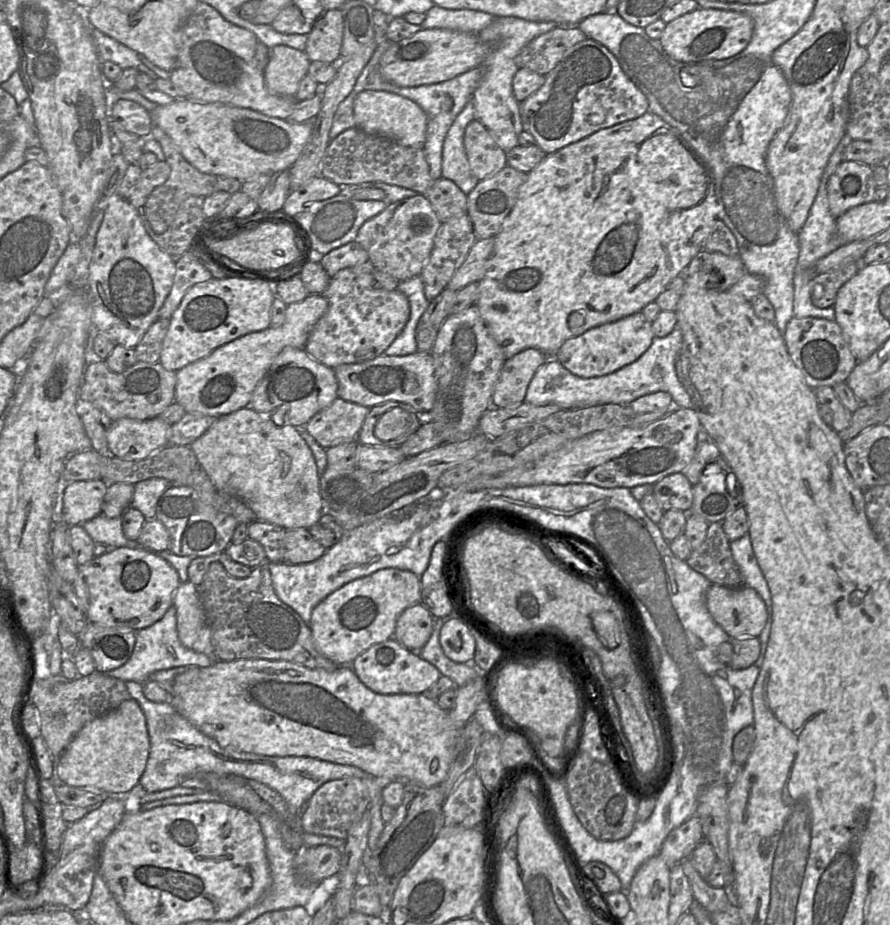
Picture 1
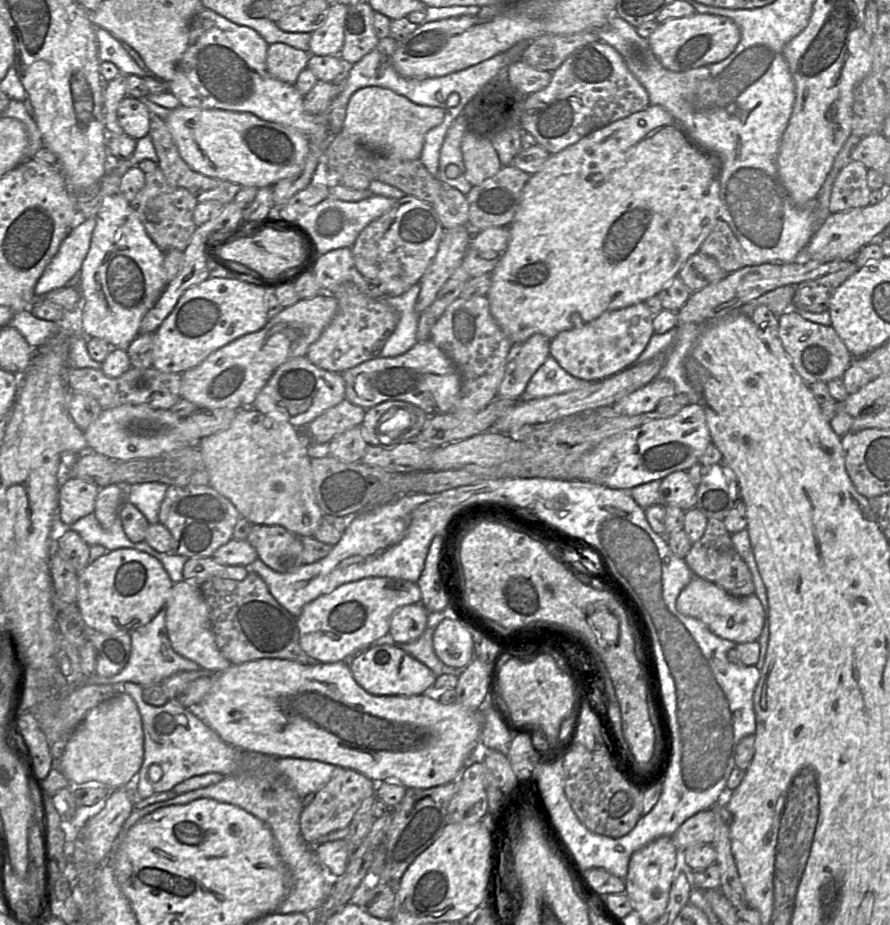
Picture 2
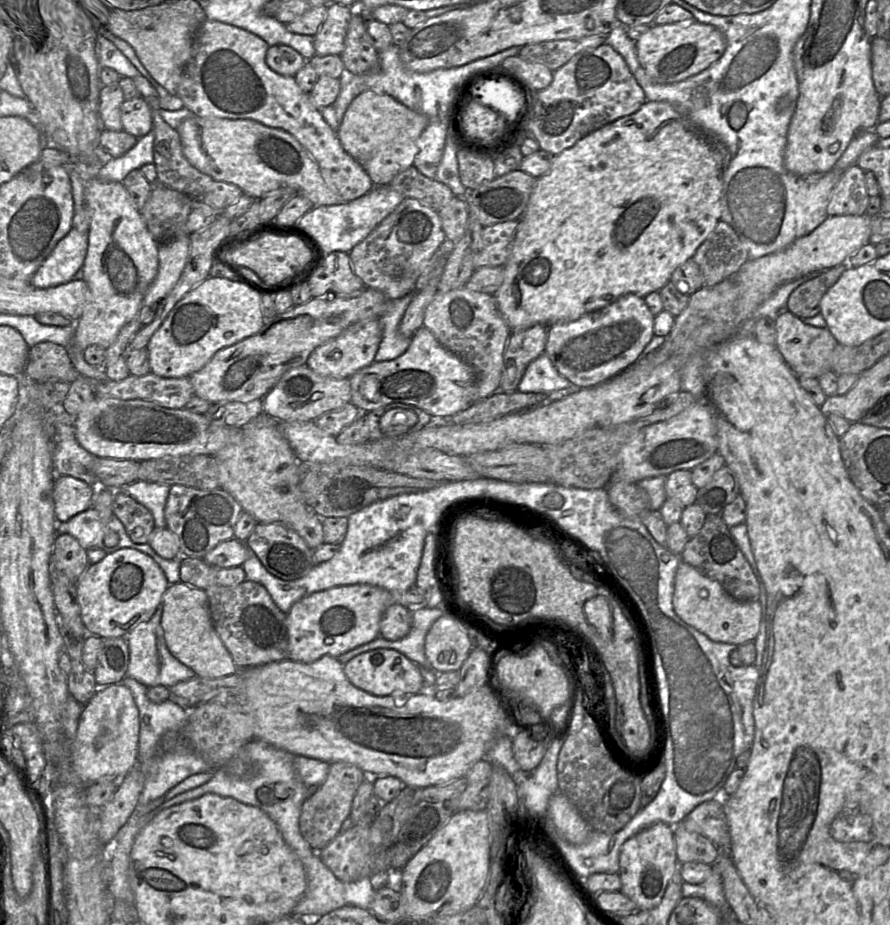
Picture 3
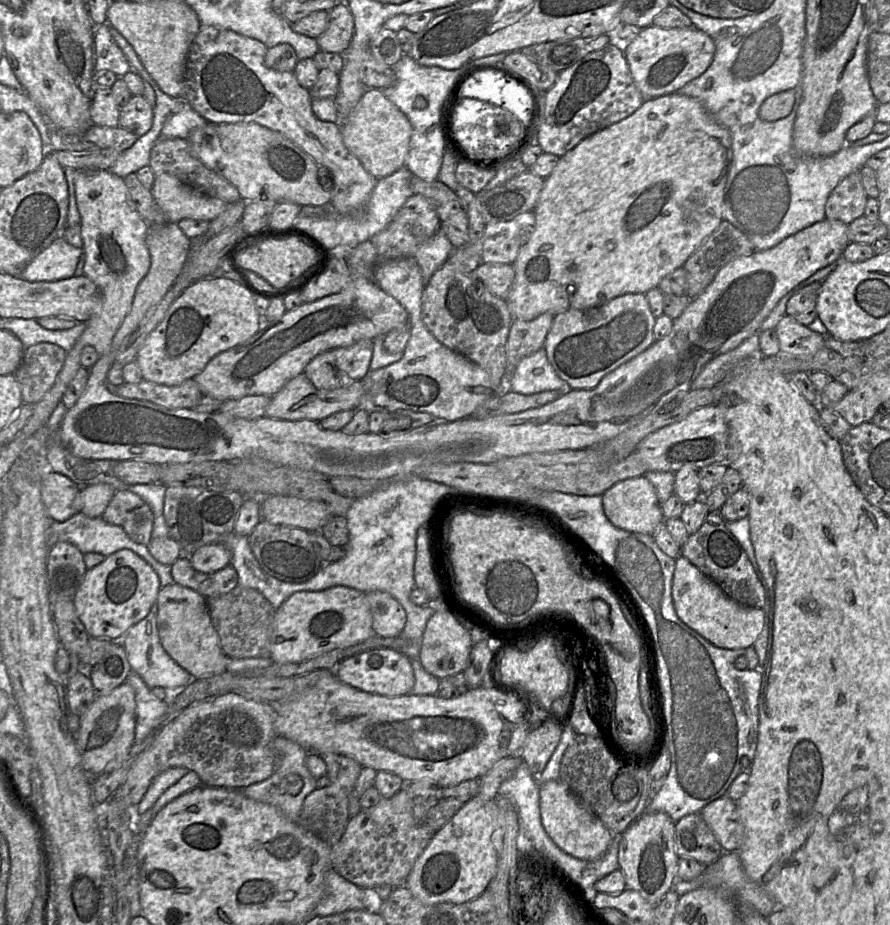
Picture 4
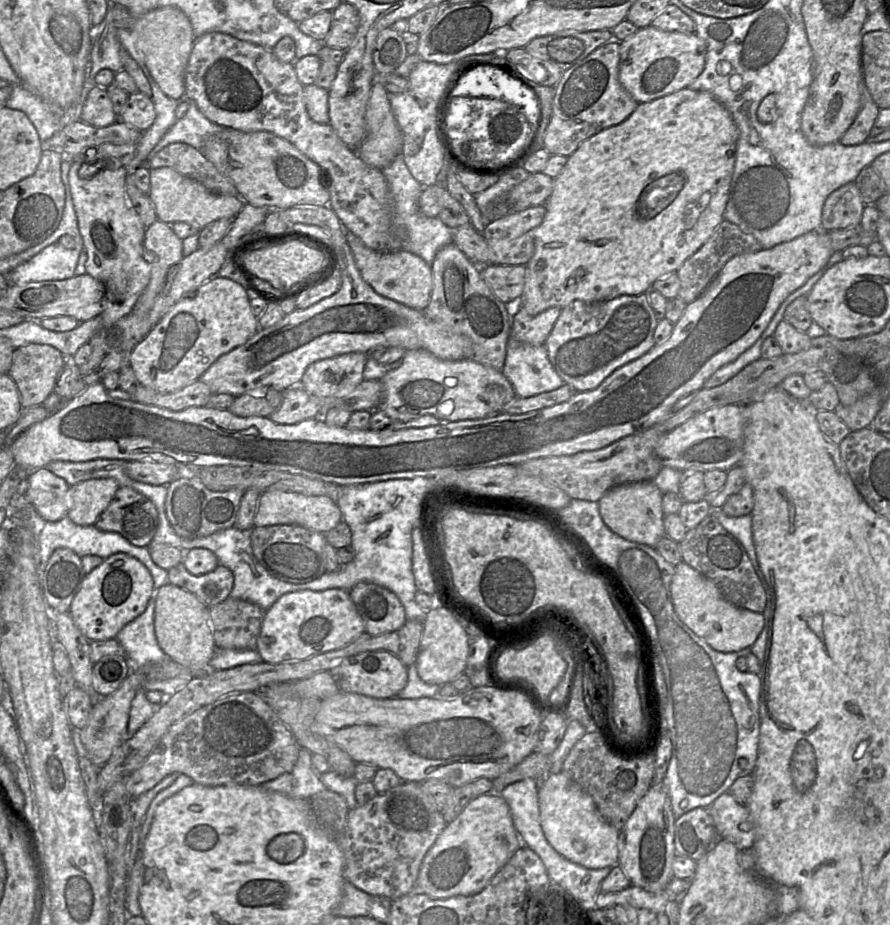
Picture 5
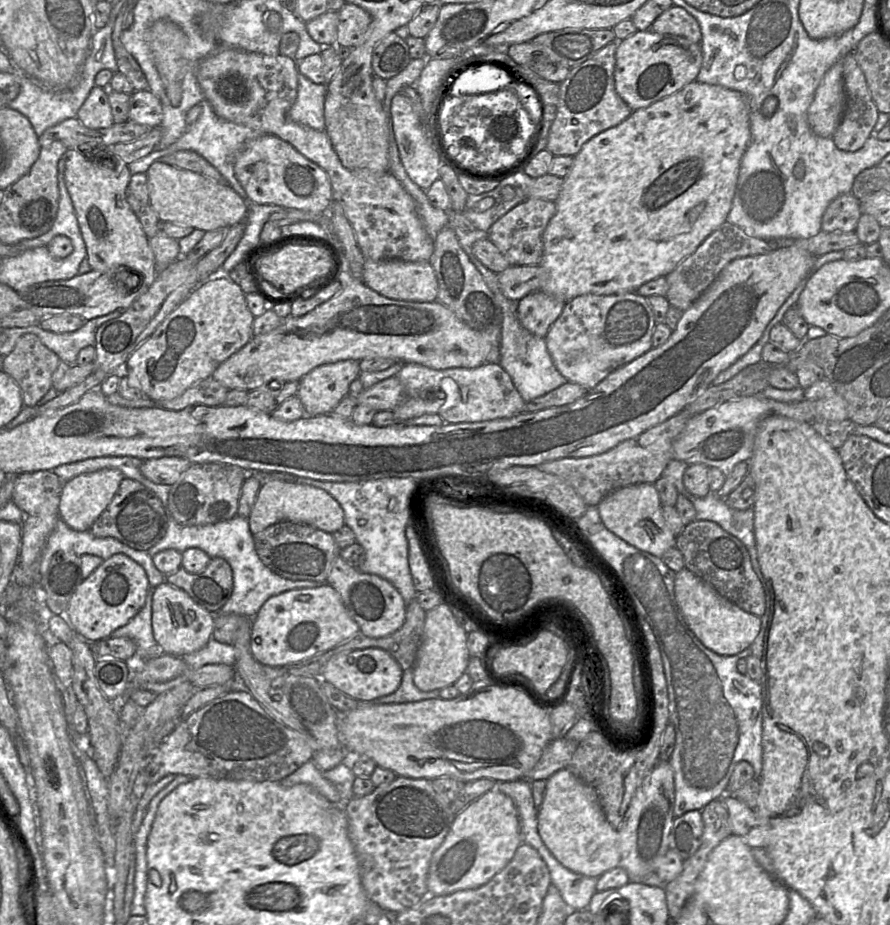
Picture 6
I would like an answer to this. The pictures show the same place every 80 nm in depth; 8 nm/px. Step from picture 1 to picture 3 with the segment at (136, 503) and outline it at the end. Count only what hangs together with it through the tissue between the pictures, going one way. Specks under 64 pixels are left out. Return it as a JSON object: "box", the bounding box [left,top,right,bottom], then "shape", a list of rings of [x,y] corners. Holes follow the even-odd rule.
{"box":[116,480,169,528],"shape":[[[137,480],[129,485],[116,489],[125,492],[152,513],[155,528],[165,528],[165,505],[169,494],[169,485]]]}

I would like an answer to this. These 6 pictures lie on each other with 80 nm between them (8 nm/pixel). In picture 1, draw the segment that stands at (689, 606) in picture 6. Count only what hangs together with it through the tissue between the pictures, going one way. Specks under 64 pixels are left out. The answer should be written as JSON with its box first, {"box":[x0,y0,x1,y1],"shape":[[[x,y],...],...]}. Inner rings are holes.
{"box":[706,584,767,638],"shape":[[[711,584],[706,605],[714,621],[732,638],[759,637],[767,621],[764,601],[746,585],[730,588]]]}

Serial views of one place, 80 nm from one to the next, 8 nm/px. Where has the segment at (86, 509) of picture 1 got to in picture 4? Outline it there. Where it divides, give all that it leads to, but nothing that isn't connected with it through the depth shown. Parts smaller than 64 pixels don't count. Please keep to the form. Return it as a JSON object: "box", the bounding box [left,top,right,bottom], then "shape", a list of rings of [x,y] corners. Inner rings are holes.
{"box":[41,471,82,522],"shape":[[[55,471],[45,473],[41,480],[41,499],[52,521],[64,522],[82,509],[81,489],[70,478]]]}

